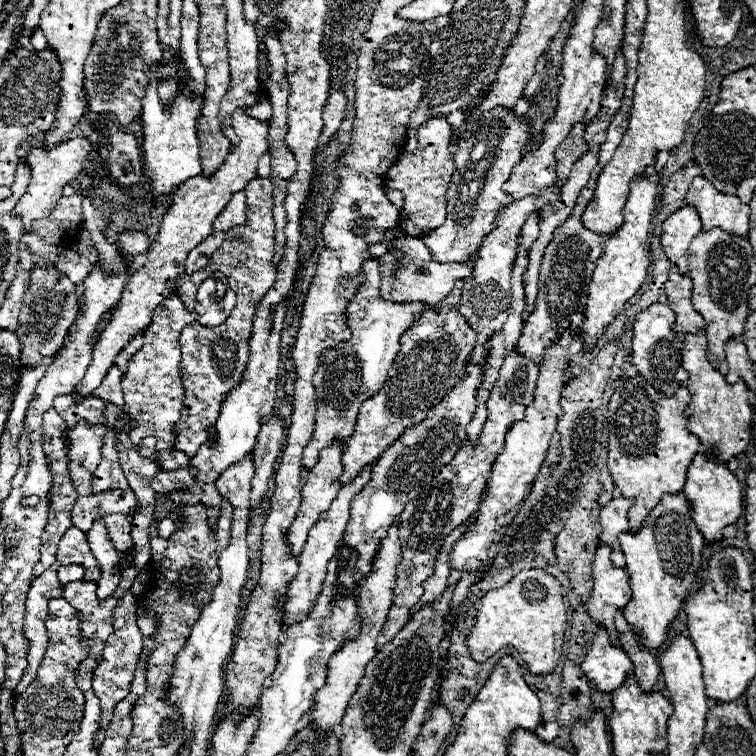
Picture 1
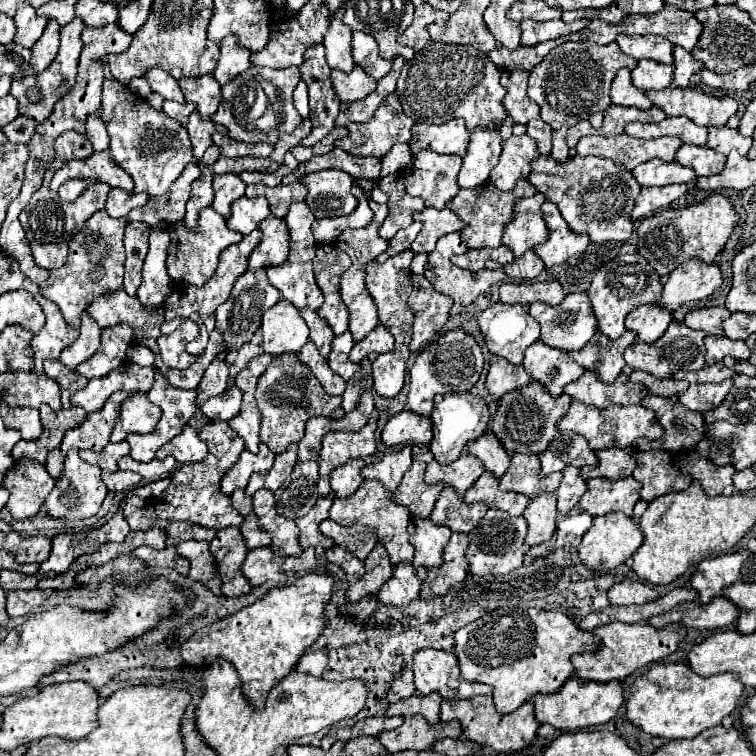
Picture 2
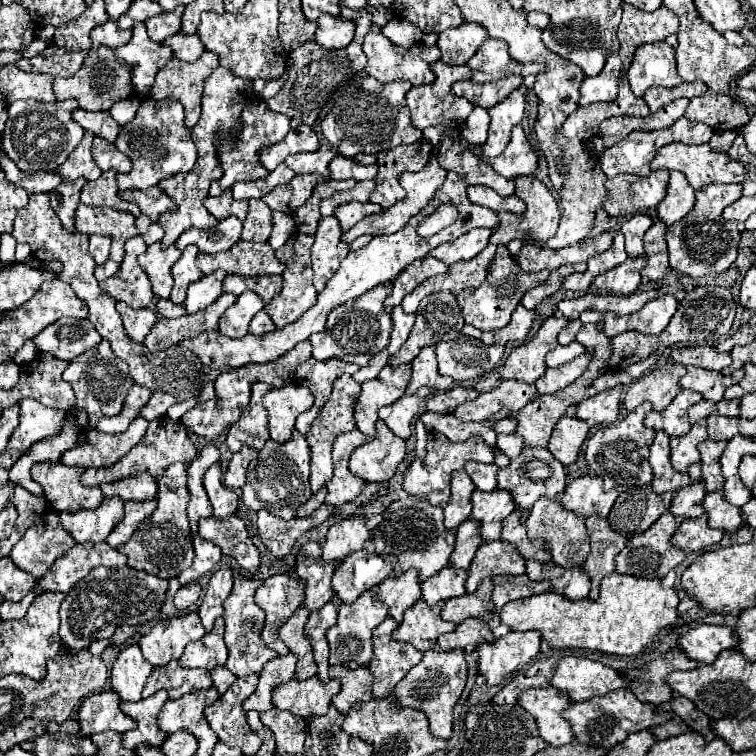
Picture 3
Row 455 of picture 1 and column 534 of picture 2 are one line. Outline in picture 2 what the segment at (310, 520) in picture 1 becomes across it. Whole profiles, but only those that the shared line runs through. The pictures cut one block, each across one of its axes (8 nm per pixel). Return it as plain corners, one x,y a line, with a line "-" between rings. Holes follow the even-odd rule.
496,302
494,306
482,310
478,314
478,328
480,328
480,334
484,336
484,342
488,346
488,350
494,354
494,356
500,356
500,358
506,358
508,362
512,364
522,364
522,358
524,358
524,350
534,344
540,336
540,326
538,322
528,314
528,308
526,306
520,306
520,304
502,304
502,302

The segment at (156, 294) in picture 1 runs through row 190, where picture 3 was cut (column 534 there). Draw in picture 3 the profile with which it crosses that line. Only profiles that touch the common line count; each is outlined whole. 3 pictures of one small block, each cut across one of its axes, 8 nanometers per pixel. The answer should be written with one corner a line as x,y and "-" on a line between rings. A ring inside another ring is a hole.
524,176
524,178
516,178
514,180
516,184
516,196
524,200
526,204
526,212
516,216
516,214
508,214
508,212
502,212
500,214
500,226
498,230
494,232
494,236
490,238
492,244
506,244
510,240
526,240
528,236
532,236
536,242
544,242
548,238
552,238
558,230
558,220
560,220
560,212
558,212
558,202
556,198
552,196
552,192
534,176

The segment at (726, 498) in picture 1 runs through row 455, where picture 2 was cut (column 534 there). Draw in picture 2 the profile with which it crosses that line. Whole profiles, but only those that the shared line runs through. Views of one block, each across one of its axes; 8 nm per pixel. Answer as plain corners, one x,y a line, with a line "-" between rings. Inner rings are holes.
570,678
558,694
538,694
532,698
534,702
534,714
540,724
552,724
558,730
564,732
574,732
590,726
598,726
608,722
610,718
616,716
618,708
624,702
624,690
618,680
612,682
590,682
590,680
580,680
580,678

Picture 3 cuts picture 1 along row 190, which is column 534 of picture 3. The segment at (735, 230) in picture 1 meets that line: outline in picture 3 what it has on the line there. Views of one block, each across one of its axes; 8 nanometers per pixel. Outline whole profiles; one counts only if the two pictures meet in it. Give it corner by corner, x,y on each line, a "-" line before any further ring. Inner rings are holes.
528,688
518,696
516,704
536,718
538,734
550,746
564,746
574,740
568,722
562,718
562,710
566,710
570,702
556,688

